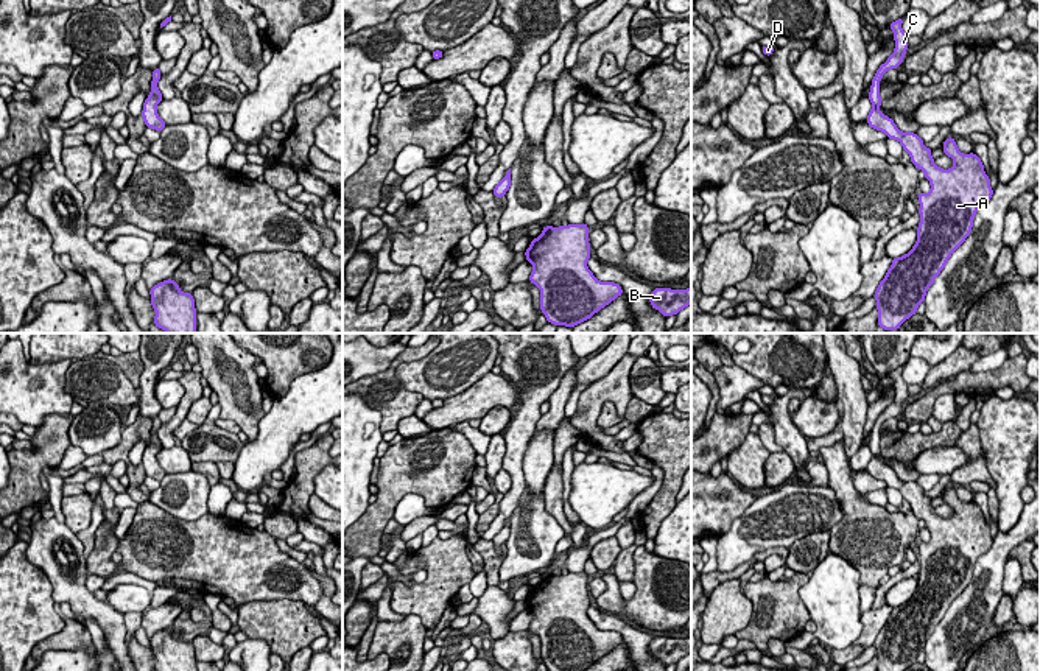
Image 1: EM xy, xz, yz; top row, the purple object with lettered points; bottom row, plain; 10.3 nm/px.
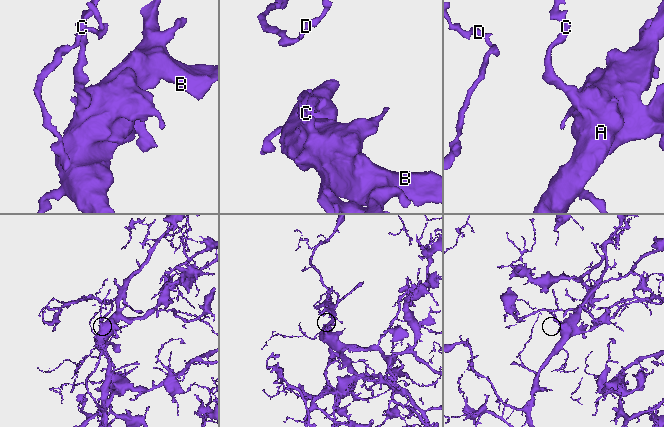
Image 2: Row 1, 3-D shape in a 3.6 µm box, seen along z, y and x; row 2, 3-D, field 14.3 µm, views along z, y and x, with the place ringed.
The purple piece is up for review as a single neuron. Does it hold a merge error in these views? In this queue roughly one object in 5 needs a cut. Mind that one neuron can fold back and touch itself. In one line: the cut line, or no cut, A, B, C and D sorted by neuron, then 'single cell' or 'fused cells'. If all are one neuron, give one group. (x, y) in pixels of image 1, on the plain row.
no cut; A B C D; single cell

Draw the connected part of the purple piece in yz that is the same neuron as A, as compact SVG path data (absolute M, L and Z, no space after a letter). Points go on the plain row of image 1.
M903 366L889 374L895 385L895 397L872 428L869 441L872 459L866 469L870 476L900 490L915 517L925 522L931 539L917 540L920 571L915 593L908 602L892 607L891 617L875 640L878 671L905 671L917 662L934 627L970 584L978 557L993 543L990 528L975 501L961 501L956 489L948 486L942 492L943 501L954 514L943 518L934 512L933 498L926 497L915 481L901 481L894 469L878 458L883 423L903 413L906 405L908 383L901 372Z

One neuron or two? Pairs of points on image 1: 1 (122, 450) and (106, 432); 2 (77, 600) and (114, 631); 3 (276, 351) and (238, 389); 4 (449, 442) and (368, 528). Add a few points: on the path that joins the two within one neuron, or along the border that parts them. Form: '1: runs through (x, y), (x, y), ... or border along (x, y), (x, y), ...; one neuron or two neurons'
1: border along (123, 427), (120, 441), (100, 453); two neurons
2: runs through (86, 604), (94, 607), (108, 621); one neuron
3: border along (243, 349), (254, 354), (263, 363); two neurons
4: runs through (425, 464), (419, 464), (388, 495), (385, 505); one neuron

